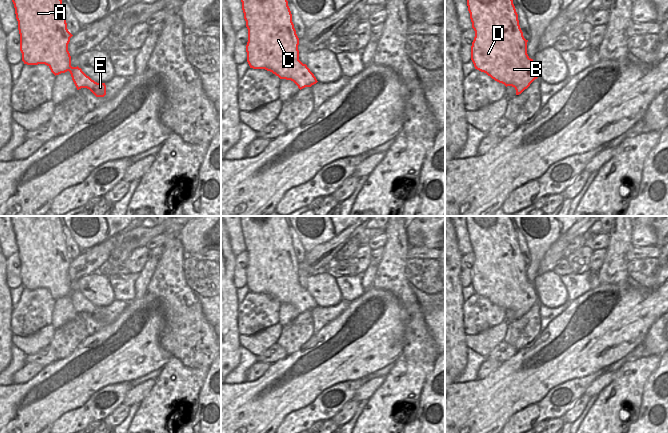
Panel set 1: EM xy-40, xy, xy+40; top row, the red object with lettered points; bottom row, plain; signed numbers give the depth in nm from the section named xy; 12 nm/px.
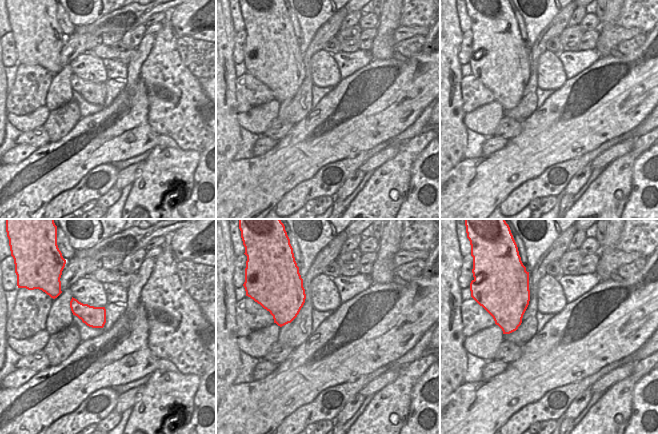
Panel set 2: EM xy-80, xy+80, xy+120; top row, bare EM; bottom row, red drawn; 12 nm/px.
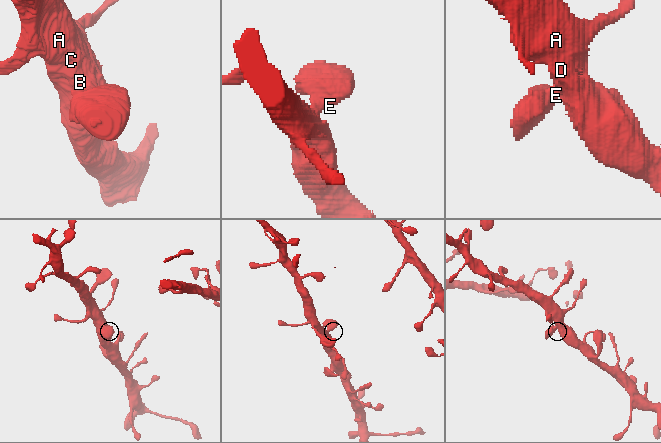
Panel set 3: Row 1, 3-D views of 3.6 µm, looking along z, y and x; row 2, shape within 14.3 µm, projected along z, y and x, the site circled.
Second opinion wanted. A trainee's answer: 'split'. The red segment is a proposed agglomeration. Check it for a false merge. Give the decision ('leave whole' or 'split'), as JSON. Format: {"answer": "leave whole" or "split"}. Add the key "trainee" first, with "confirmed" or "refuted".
{"trainee": "refuted", "answer": "leave whole"}

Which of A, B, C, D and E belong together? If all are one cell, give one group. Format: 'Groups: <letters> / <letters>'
Groups: A B C D E.

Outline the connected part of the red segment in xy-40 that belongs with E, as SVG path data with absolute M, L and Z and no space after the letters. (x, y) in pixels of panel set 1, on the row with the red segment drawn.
M12 0L20 34L22 61L47 65L56 76L67 71L77 88L89 89L96 97L106 95L105 83L97 83L81 68L71 66L70 38L62 0Z

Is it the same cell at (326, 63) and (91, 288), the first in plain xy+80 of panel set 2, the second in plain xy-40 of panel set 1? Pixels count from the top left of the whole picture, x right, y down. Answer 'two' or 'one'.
one

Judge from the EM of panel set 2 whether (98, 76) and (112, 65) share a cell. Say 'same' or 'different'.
different

